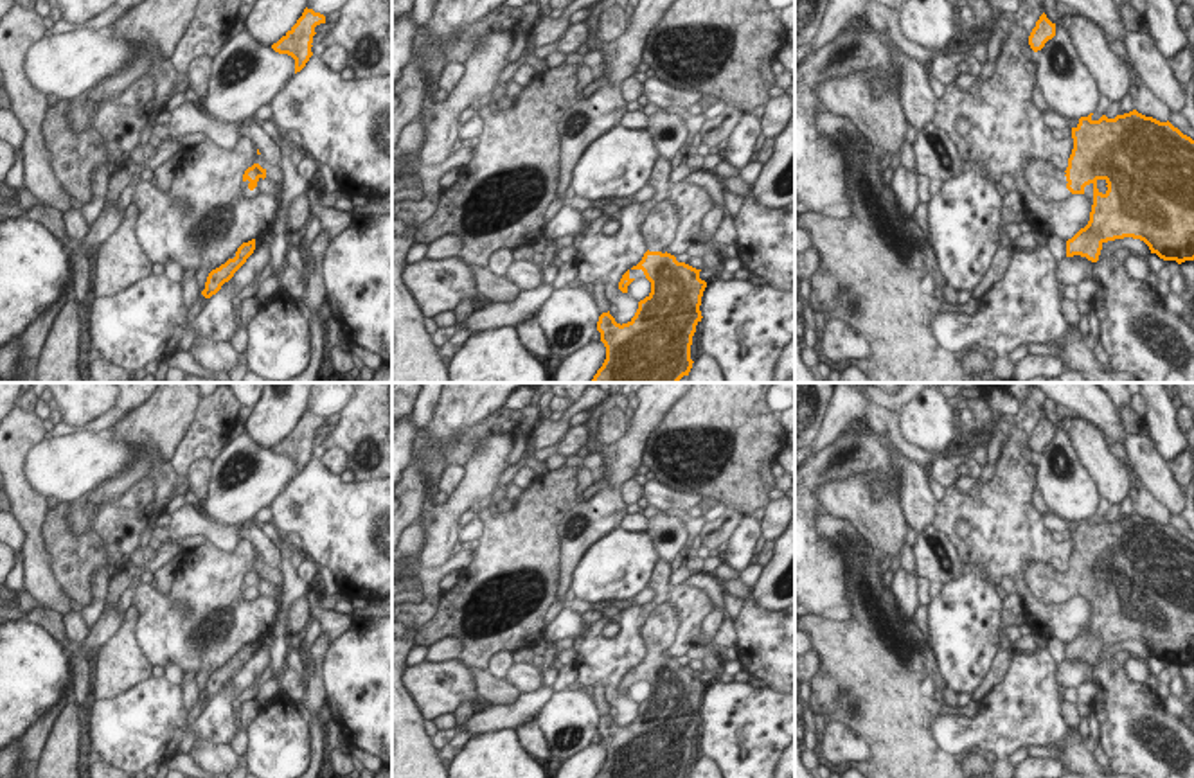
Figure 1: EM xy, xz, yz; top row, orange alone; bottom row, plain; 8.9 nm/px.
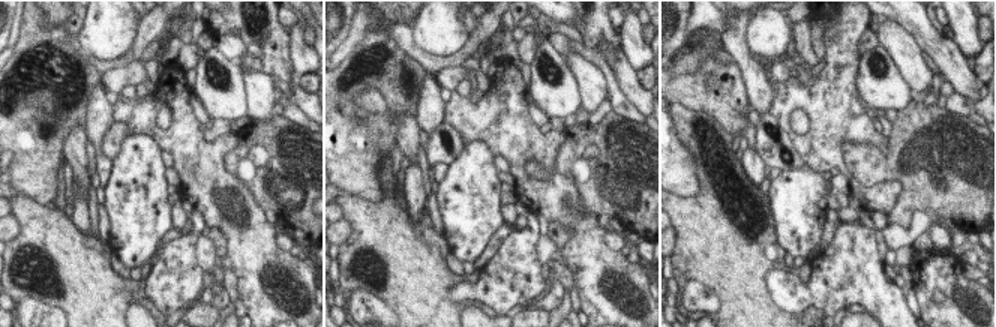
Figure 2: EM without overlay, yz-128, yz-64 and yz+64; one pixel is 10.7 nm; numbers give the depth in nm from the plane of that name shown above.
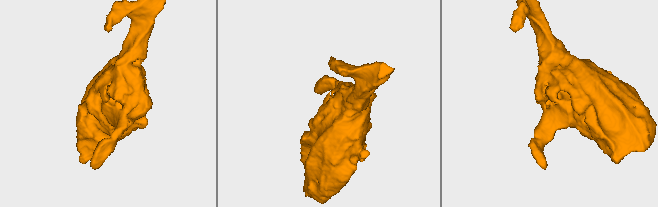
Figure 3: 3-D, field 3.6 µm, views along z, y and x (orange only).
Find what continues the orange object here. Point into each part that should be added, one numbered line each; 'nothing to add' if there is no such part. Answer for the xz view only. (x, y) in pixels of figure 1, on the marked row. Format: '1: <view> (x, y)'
1: xz (659, 229)

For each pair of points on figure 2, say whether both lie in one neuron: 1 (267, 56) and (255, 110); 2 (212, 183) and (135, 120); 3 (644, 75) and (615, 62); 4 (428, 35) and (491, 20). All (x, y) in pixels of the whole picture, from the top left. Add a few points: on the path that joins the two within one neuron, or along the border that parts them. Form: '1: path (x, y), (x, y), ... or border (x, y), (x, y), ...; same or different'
1: border (242, 66), (267, 74), (273, 83); different
2: path (192, 164), (167, 138), (155, 132); same
3: border (636, 71), (638, 81), (644, 89); different
4: border (470, 35), (461, 48), (447, 56), (440, 56); different

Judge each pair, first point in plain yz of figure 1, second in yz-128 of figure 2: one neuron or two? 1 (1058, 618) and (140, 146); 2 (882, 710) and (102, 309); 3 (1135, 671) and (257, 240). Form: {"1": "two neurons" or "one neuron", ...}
{"1": "two neurons", "2": "one neuron", "3": "two neurons"}

